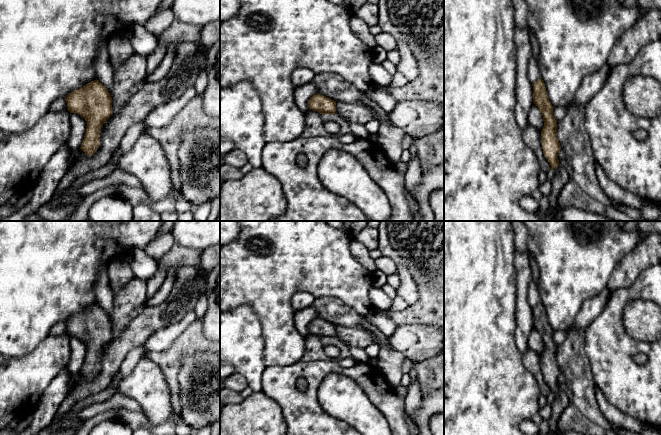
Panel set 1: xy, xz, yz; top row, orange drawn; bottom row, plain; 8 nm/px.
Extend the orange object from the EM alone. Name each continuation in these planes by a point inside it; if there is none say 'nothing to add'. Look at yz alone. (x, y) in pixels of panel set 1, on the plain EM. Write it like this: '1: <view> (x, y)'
1: yz (561, 400)

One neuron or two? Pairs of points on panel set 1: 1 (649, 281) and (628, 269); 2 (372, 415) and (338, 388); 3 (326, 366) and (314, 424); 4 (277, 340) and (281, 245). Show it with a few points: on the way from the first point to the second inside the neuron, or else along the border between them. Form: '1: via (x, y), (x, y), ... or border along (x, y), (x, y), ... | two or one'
1: border along (650, 266), (629, 287), (619, 288) | two
2: via (364, 414), (346, 396) | one
3: via (313, 380), (310, 394), (310, 410) | one
4: via (276, 316), (276, 301), (284, 293), (284, 269) | one

